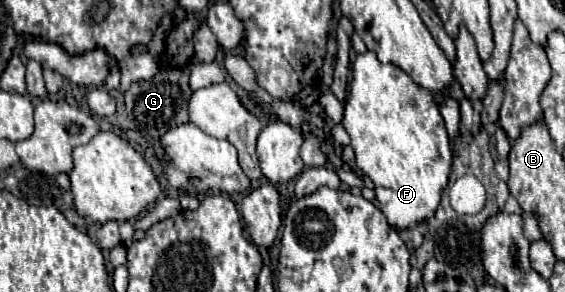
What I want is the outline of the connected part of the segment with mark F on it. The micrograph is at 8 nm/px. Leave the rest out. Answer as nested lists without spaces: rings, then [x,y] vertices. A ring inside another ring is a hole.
[[[374,52],[358,54],[342,126],[350,136],[356,166],[374,182],[380,210],[400,232],[430,220],[452,172],[452,148],[434,94],[394,64],[382,64]]]

